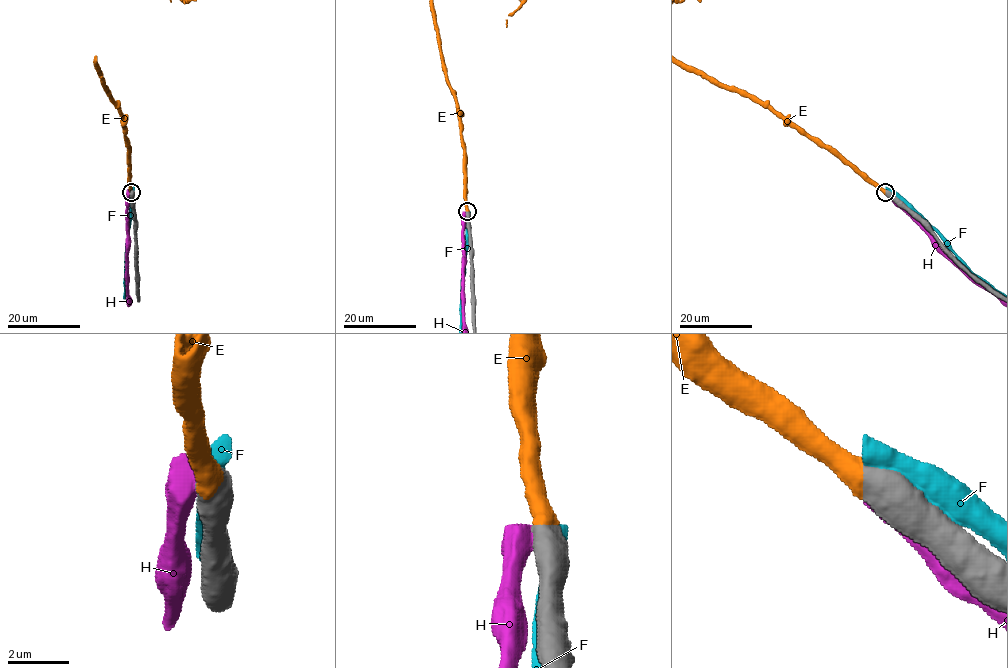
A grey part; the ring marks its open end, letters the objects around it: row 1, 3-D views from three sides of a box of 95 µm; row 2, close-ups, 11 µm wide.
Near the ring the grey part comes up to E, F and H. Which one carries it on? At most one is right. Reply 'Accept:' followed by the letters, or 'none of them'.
Accept: E

